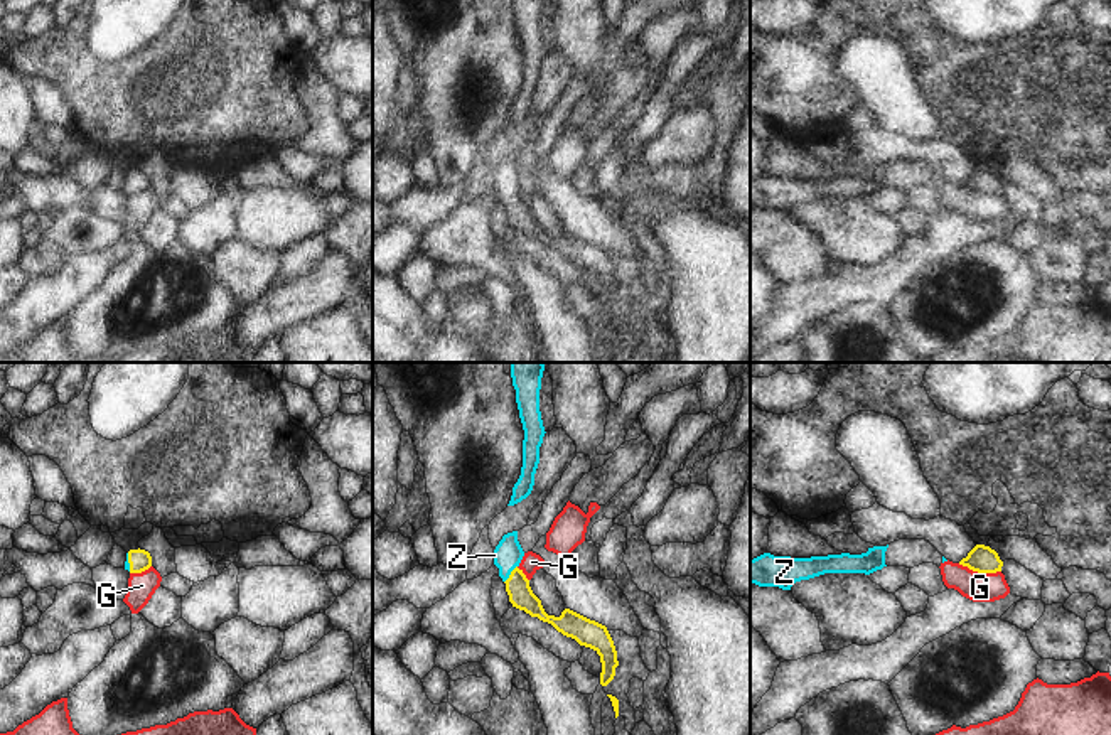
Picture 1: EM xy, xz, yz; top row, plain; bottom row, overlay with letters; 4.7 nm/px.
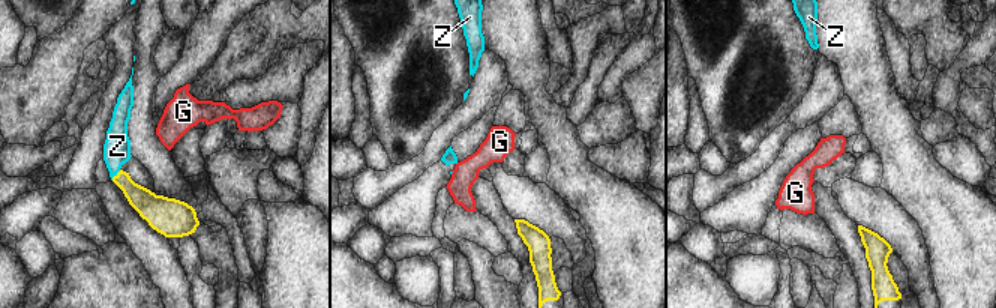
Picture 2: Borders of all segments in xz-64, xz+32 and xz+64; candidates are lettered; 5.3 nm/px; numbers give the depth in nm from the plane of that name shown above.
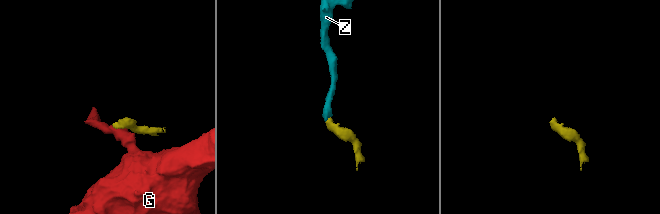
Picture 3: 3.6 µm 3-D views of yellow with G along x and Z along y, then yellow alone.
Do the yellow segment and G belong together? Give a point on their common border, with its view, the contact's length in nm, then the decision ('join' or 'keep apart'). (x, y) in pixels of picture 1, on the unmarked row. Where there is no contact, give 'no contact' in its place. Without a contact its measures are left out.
yz (980, 194) | 220 nm | keep apart

